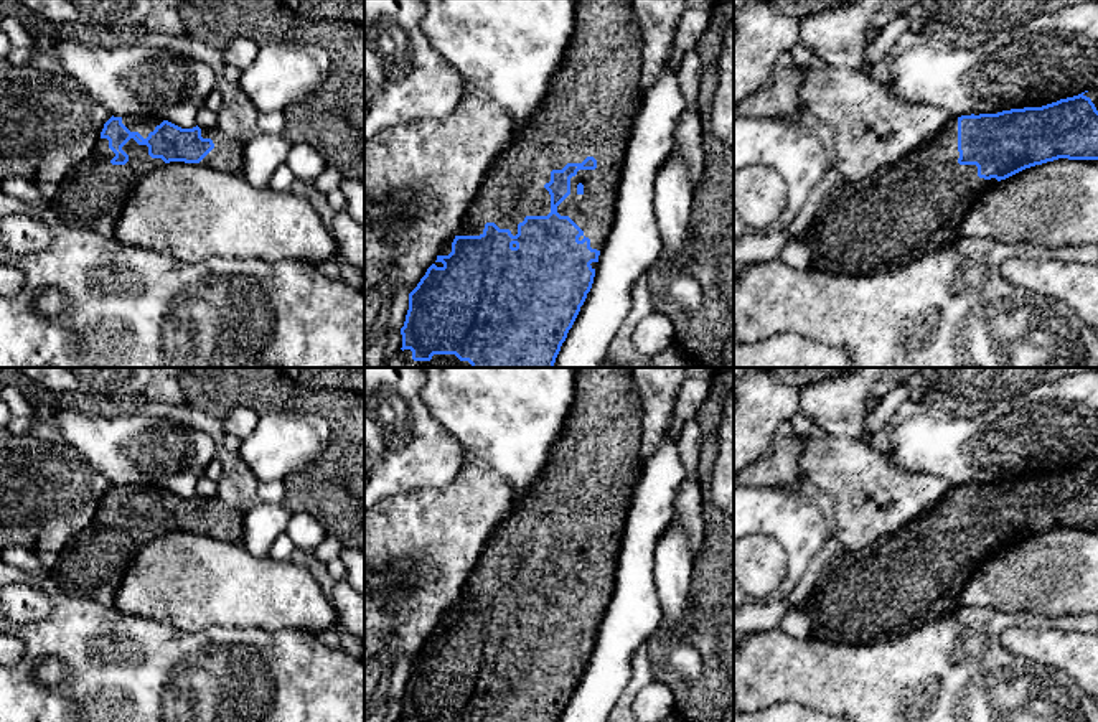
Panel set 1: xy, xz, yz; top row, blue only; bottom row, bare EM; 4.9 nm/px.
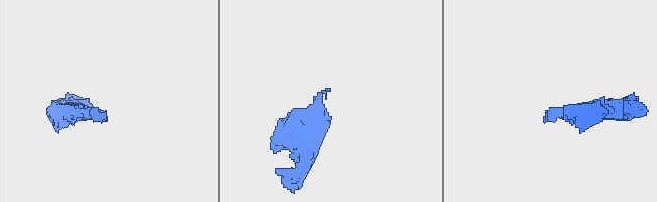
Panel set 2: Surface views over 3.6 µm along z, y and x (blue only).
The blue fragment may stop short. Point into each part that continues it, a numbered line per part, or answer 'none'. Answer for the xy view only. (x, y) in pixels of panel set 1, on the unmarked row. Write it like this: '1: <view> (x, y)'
1: xy (93, 564)

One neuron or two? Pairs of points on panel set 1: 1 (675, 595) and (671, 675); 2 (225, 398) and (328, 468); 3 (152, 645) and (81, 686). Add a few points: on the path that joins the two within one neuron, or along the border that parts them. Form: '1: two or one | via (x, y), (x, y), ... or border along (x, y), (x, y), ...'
1: two | border along (668, 625), (668, 661), (691, 684)
2: one | via (264, 396), (319, 401), (338, 421), (338, 429)
3: one | via (134, 661), (109, 686), (99, 686)

